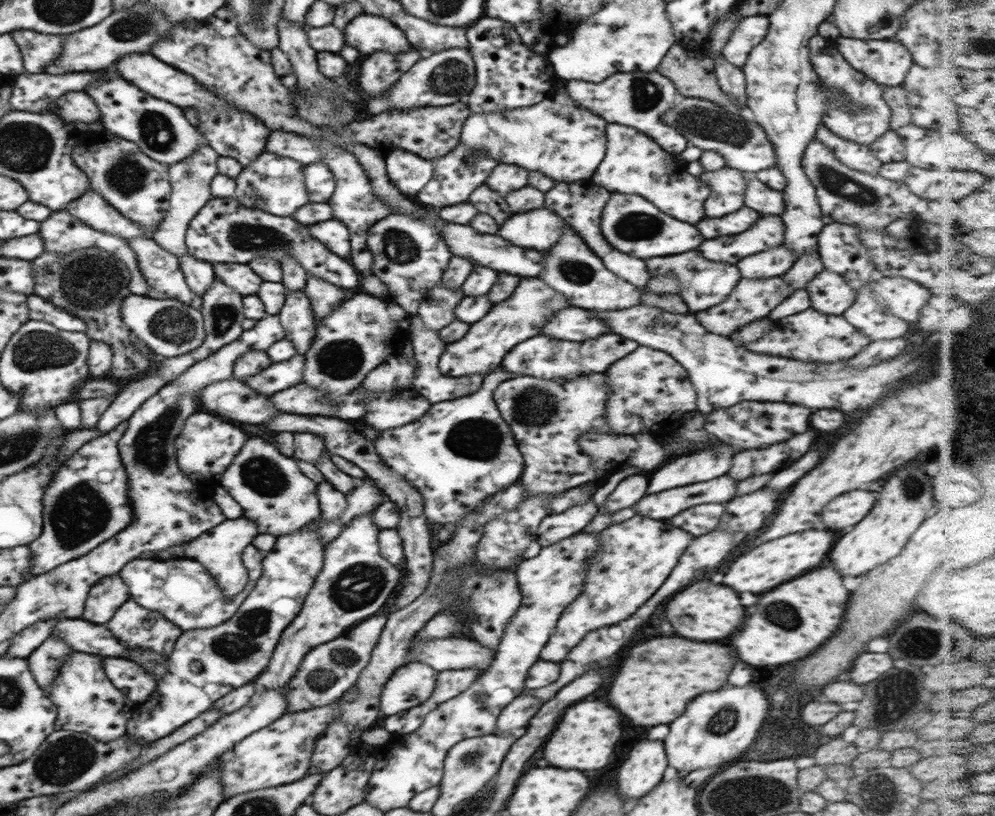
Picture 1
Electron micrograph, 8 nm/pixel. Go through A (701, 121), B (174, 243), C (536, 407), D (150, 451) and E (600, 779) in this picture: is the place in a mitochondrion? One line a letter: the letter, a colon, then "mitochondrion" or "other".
A: mitochondrion
B: other
C: mitochondrion
D: mitochondrion
E: other

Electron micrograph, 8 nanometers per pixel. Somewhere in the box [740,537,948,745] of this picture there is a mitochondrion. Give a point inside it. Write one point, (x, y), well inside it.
(913, 640)

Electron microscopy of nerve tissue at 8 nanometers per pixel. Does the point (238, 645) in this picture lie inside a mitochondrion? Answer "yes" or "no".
yes

